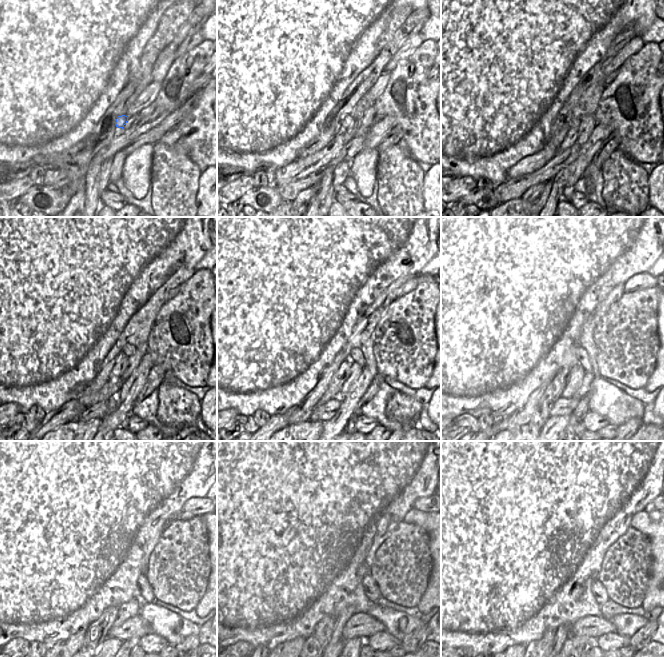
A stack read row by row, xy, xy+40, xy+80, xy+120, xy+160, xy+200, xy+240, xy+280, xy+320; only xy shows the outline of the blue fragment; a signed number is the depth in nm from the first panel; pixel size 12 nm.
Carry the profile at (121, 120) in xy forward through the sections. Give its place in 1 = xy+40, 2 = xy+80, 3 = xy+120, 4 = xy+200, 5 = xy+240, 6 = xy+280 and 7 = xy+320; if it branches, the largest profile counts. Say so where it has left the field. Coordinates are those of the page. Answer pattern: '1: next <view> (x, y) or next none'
1: next xy+40 (347, 121)
2: next xy+80 (574, 122)
3: next xy+120 (128, 349)
4: next xy+200 (583, 357)
5: next xy+240 (145, 589)
6: next xy+280 (371, 589)
7: next xy+320 (599, 592)

